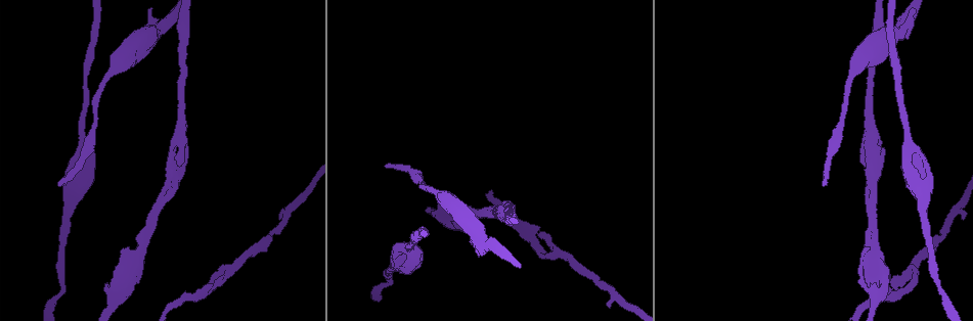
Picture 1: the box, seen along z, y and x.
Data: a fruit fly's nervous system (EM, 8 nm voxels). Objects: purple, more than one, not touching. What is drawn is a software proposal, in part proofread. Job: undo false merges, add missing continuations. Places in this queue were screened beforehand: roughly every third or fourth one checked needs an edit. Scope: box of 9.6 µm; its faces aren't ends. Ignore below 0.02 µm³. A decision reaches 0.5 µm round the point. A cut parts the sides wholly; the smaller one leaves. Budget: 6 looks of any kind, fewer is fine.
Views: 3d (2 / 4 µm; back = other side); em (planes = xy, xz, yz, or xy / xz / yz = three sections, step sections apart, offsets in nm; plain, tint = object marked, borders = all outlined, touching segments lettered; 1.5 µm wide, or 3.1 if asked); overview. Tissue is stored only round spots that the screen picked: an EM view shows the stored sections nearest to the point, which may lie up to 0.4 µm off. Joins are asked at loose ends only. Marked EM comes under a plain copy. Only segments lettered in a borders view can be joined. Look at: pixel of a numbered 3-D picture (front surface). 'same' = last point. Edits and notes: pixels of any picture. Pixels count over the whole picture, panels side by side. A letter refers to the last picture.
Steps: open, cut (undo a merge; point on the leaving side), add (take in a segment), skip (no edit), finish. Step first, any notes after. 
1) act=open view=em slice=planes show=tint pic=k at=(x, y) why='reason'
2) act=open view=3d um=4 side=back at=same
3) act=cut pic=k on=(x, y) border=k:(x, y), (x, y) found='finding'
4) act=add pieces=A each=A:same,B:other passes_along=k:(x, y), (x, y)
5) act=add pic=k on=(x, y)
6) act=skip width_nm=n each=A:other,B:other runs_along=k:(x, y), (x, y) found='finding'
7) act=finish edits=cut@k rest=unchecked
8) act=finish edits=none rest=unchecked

act=open view=em slice=xy step=8 show=borders pic=1 at=(59, 185) why='free end'

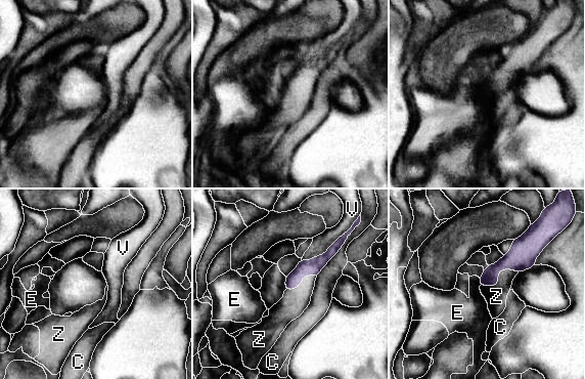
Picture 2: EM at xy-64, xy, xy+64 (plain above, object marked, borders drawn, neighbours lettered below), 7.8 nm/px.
act=add pieces=Z each=C:other,E:other,V:other,Z:same passes_along=2:(522, 256), (497, 277), (496, 296) found='it goes on there'

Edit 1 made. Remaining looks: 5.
act=open view=overview why='redraw'

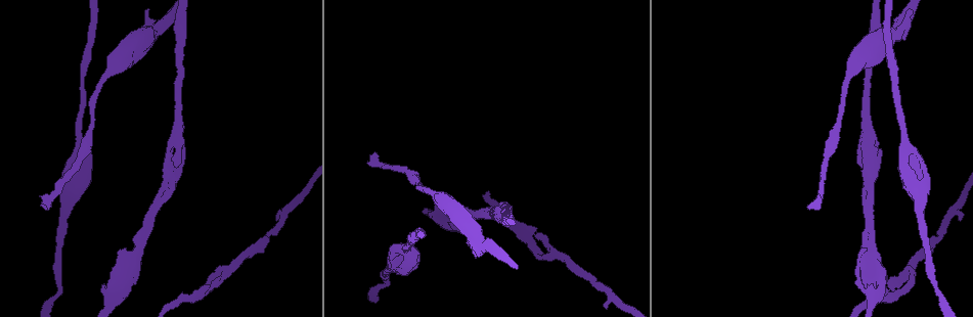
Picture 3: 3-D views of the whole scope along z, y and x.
act=open view=3d um=4 pic=3 at=(943, 299) why='thick turns thin'

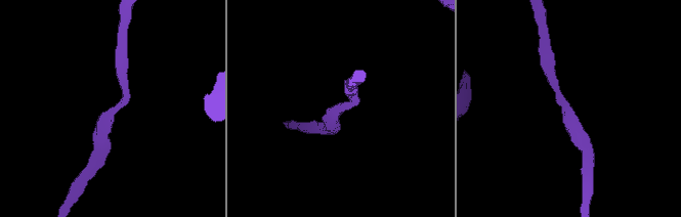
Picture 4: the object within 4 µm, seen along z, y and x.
act=open view=em slice=planes show=borders pic=4 at=(343, 107) arm_widths_nm=260,280 why='shape alone is not enough'

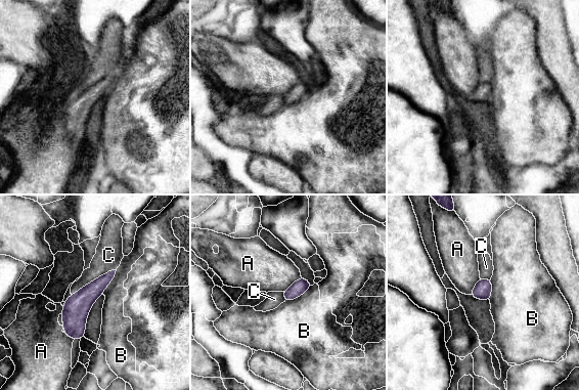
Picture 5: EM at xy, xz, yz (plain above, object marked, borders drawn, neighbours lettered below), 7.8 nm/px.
act=skip width_nm=110 each=A:other,B:other,C:other border=5:(313, 285), (299, 296), (284, 302) found='one neuron here'

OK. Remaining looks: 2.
act=open view=3d um=2 side=back pic=3 at=(124, 289) why='free end'

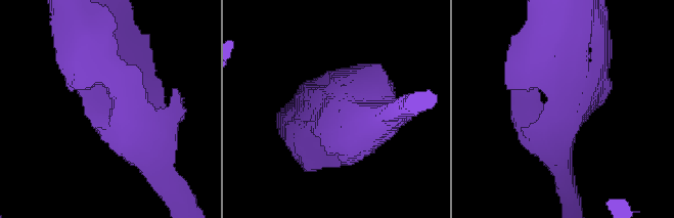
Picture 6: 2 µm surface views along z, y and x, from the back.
act=open view=em slice=planes show=borders pic=6 at=(340, 91) why='now the EM'

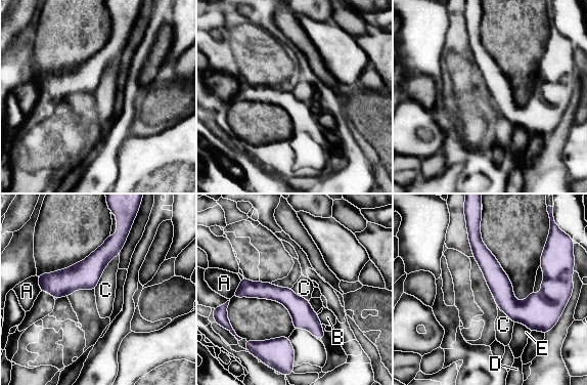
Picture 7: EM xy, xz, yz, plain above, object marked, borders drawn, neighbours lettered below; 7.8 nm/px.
act=skip each=A:other,B:other,C:other,D:other,E:other border=7:(119, 253), (108, 262), (94, 289) found='none of them fits'

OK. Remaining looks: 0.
act=finish edits=add@2 rest=unchecked

